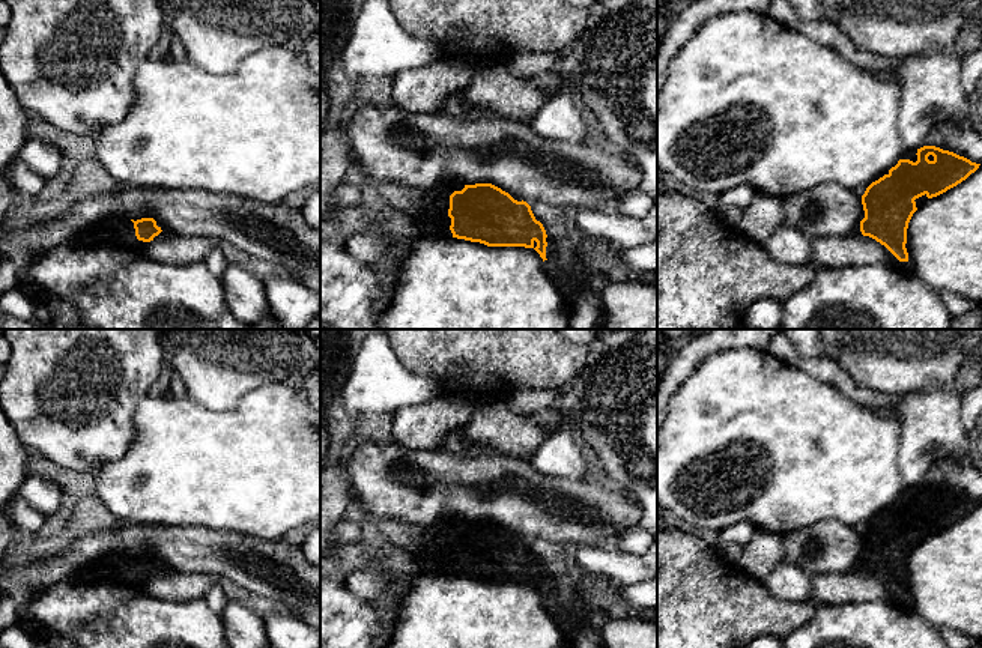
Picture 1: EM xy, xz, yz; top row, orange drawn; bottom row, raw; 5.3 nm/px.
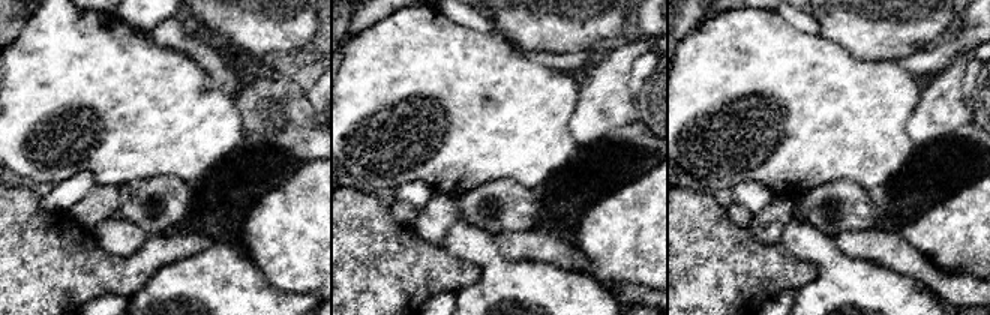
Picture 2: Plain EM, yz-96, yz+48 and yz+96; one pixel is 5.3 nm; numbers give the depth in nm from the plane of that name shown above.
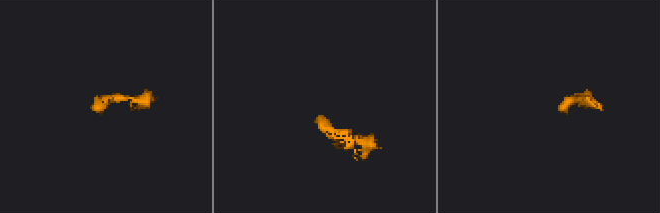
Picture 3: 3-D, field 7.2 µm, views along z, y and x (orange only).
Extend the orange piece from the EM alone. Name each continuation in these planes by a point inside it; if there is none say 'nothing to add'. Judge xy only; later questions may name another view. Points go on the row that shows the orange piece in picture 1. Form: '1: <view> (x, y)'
1: xy (121, 232)

